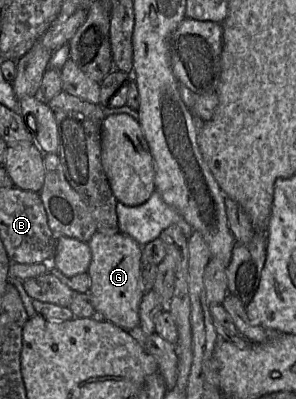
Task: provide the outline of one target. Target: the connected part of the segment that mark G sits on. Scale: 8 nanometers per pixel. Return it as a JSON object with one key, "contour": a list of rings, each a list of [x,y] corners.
{"contour":[[[96,231],[87,243],[92,253],[92,259],[87,271],[91,279],[89,292],[97,316],[114,323],[128,332],[134,332],[137,336],[140,336],[139,306],[145,294],[141,283],[142,246],[131,236],[123,232],[105,234]]]}

